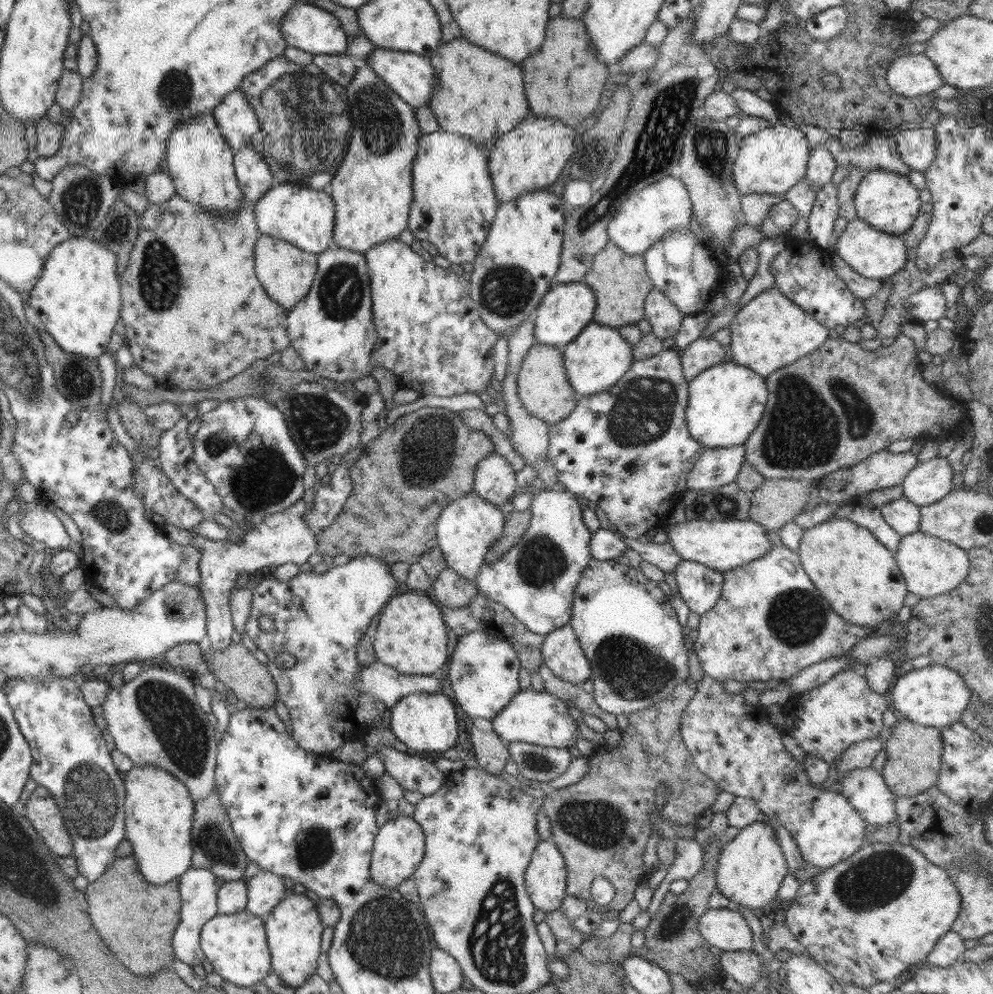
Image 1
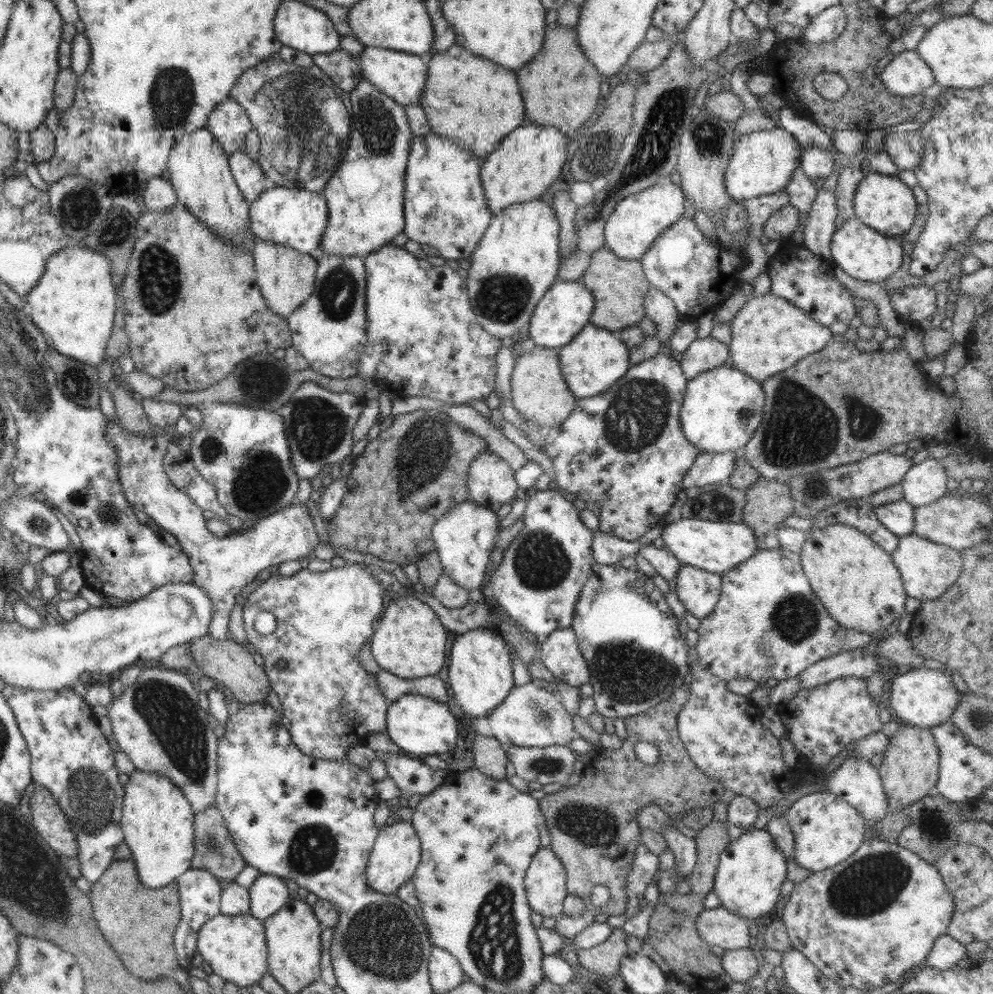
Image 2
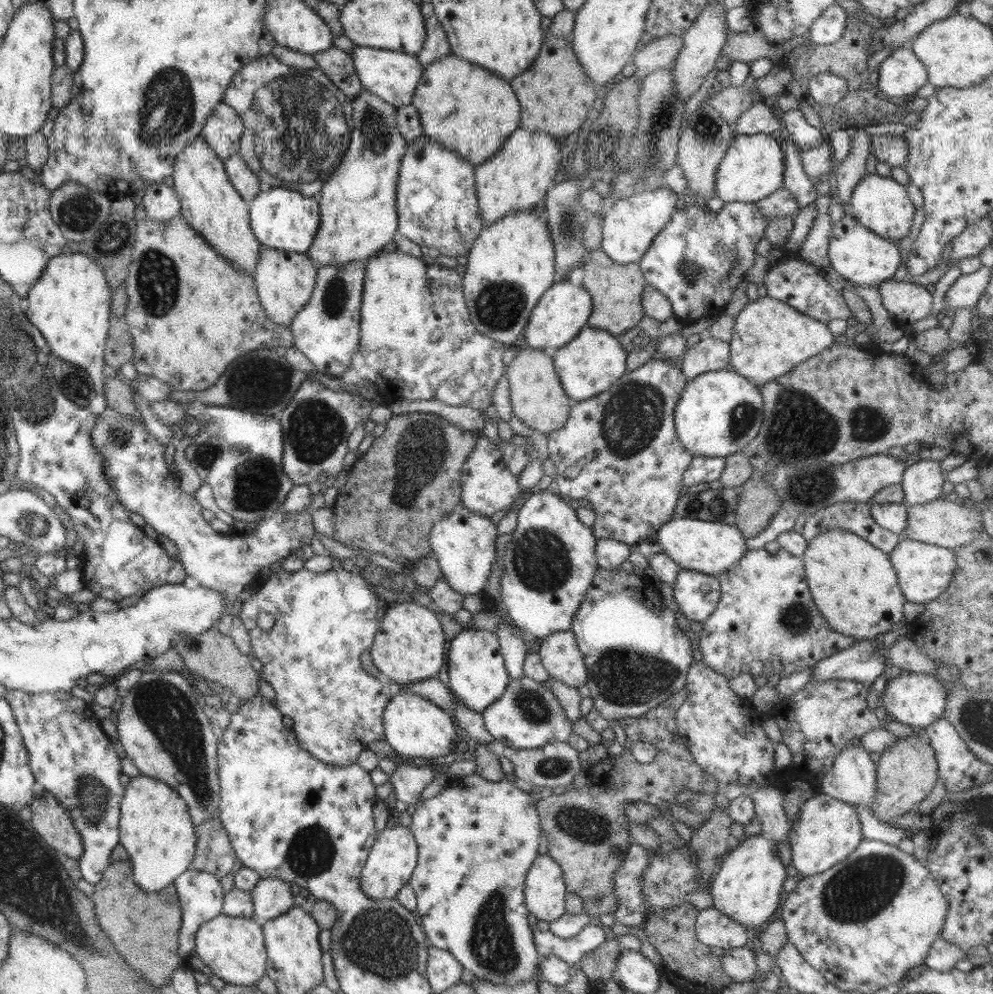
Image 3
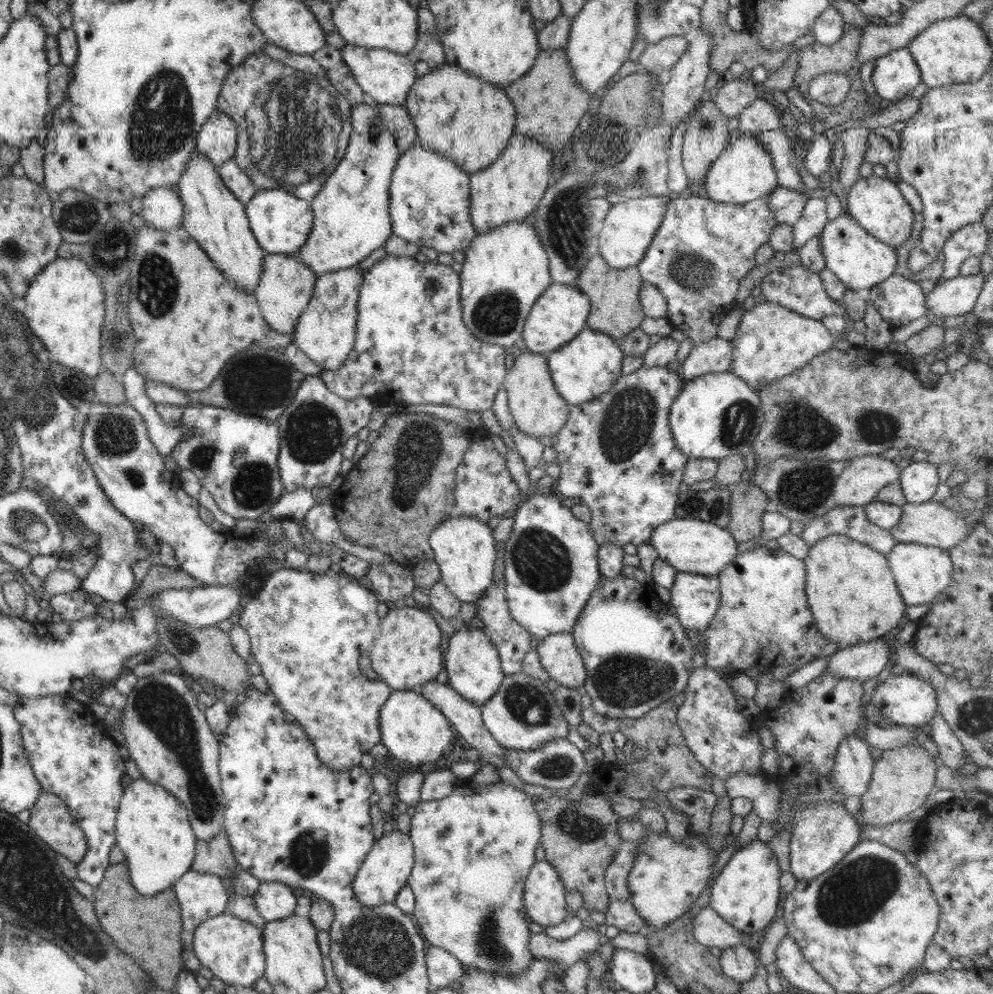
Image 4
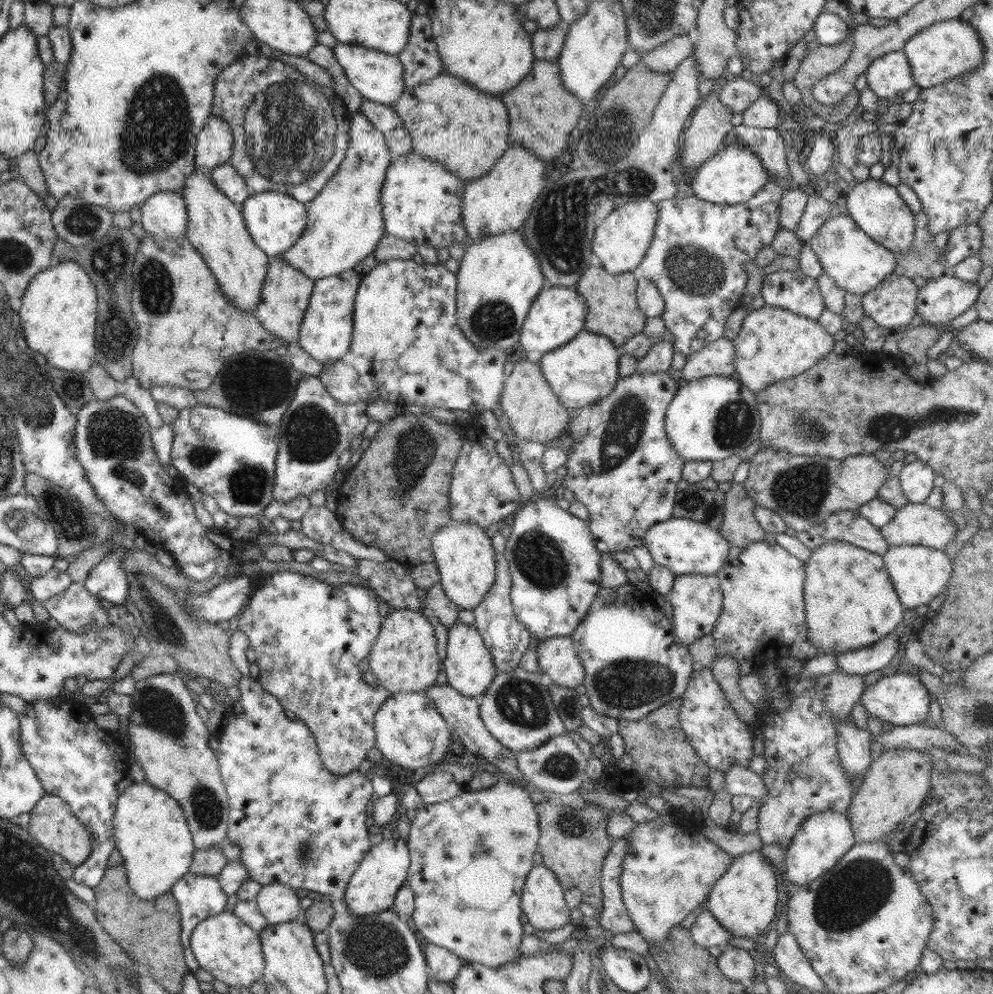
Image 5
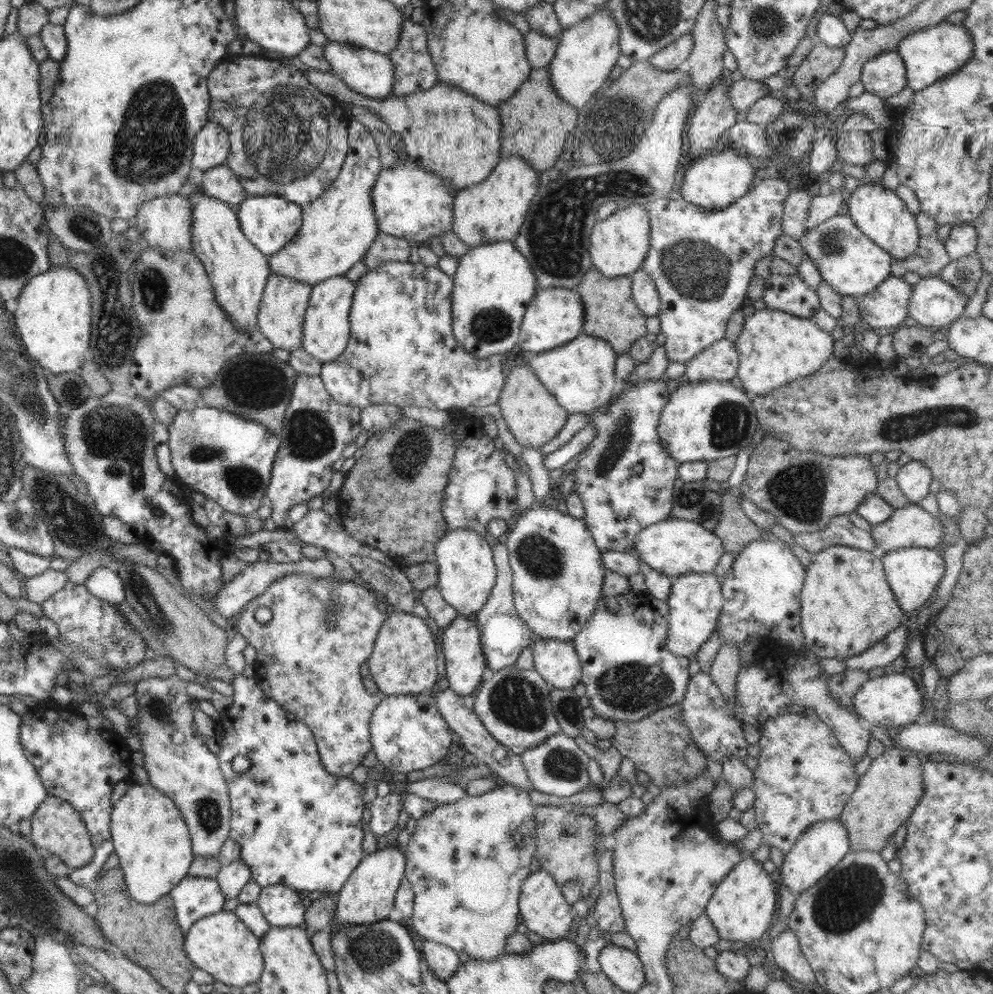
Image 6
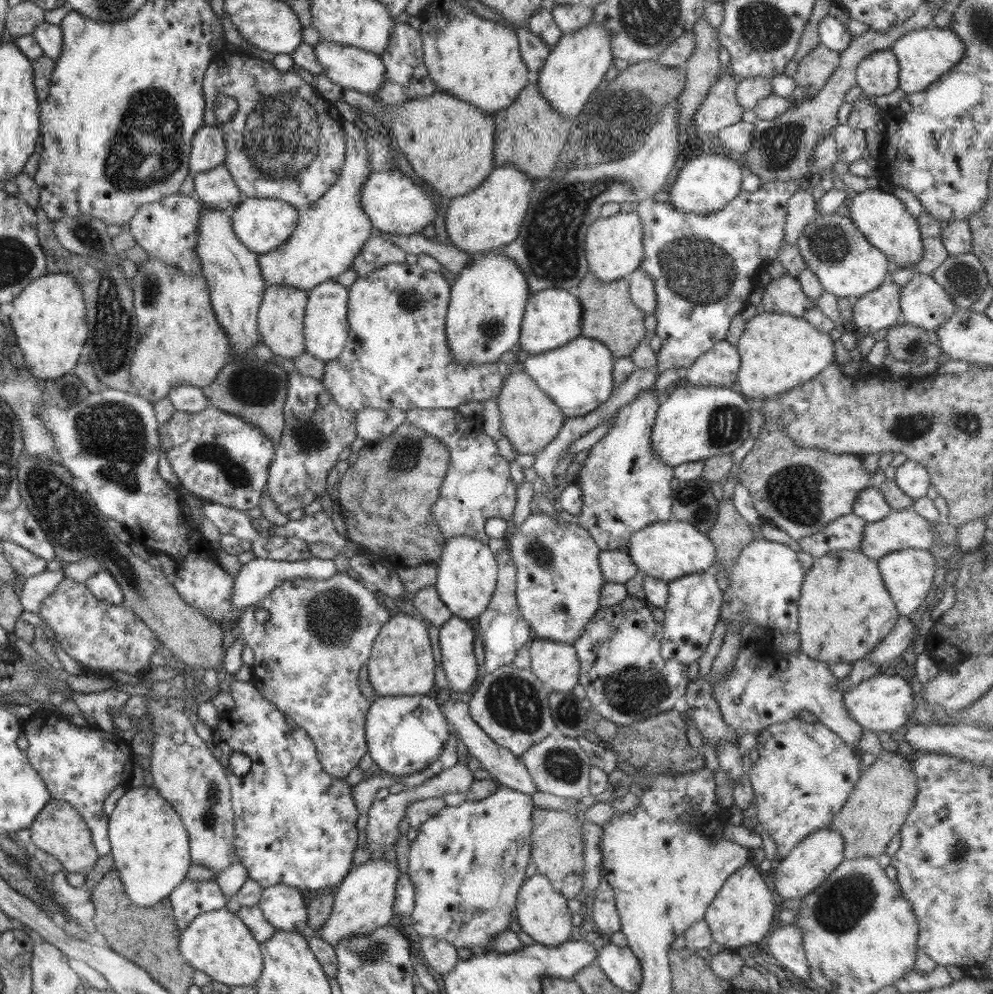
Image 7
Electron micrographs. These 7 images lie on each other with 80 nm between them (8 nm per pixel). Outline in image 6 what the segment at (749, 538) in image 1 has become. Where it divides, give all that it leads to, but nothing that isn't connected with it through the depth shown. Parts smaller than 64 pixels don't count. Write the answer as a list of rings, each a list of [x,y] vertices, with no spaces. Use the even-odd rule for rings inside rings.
[[[670,518],[648,526],[638,534],[634,549],[638,550],[637,558],[648,568],[656,570],[670,578],[691,573],[714,573],[720,558],[726,550],[719,537],[708,531],[698,522]]]

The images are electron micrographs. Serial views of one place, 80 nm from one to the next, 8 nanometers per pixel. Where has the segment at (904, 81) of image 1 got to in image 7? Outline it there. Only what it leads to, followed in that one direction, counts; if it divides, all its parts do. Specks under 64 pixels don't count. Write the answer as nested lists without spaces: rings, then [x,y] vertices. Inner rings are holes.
[[[890,49],[872,51],[856,70],[856,86],[869,98],[889,95],[900,88],[900,65]]]

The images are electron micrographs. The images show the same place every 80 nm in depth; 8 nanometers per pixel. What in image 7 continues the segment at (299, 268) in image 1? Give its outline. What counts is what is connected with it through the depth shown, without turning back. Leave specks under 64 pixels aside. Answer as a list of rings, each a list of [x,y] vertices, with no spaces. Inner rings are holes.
[[[277,284],[266,287],[257,314],[257,326],[261,341],[274,355],[293,361],[297,356],[305,353],[303,320],[307,300],[306,290]]]

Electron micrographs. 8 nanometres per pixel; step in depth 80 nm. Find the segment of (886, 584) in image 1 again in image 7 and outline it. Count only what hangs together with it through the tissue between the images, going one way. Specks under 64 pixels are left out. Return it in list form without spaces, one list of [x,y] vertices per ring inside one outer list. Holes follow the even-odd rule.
[[[832,550],[816,557],[804,577],[799,600],[797,632],[800,634],[800,650],[826,664],[850,663],[871,654],[878,643],[894,628],[900,613],[896,611],[892,595],[880,575],[878,560],[866,557],[860,551]]]

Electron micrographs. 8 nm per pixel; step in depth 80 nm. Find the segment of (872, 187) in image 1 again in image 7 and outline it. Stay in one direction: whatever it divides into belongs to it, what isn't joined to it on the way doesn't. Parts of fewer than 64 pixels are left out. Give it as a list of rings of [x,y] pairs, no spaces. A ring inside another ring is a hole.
[[[870,188],[850,199],[852,204],[849,206],[849,217],[864,238],[883,252],[894,268],[913,269],[924,254],[922,234],[917,220],[906,210],[904,204],[892,193],[884,192],[880,188]]]

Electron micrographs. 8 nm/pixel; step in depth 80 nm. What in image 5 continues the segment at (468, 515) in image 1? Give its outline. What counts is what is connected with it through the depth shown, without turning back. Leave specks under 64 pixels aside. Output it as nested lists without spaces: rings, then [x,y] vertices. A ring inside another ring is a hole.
[[[452,521],[434,532],[432,537],[432,560],[434,560],[440,583],[446,597],[459,609],[473,610],[479,607],[484,596],[495,581],[496,553],[486,530],[474,522]]]

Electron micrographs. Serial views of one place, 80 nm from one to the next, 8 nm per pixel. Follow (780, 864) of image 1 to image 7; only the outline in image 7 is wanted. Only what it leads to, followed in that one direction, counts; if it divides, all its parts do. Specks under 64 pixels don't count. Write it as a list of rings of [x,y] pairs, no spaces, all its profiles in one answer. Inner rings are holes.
[[[747,863],[740,870],[728,877],[720,888],[711,905],[705,912],[705,921],[710,927],[712,938],[721,944],[723,949],[734,950],[746,944],[756,944],[766,938],[774,922],[776,895],[764,881],[764,870]]]

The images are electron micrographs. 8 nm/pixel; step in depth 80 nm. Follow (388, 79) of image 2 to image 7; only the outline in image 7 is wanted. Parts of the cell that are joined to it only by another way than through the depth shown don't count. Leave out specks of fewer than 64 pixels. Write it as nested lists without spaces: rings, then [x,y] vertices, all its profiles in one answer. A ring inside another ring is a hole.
[[[322,40],[316,42],[314,51],[316,51],[316,58],[322,67],[321,75],[328,77],[332,83],[367,95],[374,94],[382,88],[386,76],[386,67],[380,56],[373,52]]]

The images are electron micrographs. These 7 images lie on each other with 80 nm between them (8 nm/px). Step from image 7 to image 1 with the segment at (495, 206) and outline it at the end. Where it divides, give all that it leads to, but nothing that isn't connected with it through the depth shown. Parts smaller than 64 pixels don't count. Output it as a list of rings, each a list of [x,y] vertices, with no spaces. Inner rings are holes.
[[[528,114],[520,125],[500,136],[488,151],[487,164],[499,204],[549,188],[555,183],[575,150],[572,144],[578,129],[568,127],[558,119]]]

